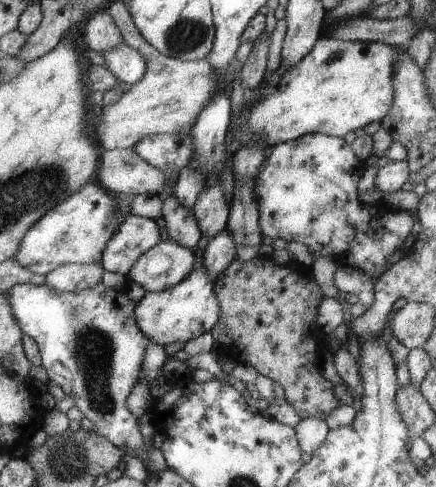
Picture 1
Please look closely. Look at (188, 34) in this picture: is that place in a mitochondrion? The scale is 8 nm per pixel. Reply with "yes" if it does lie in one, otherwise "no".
yes

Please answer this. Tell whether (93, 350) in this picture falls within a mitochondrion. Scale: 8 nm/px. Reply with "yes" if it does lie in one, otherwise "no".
yes

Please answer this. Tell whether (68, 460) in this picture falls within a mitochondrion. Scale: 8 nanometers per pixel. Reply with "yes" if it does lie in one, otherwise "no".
yes

